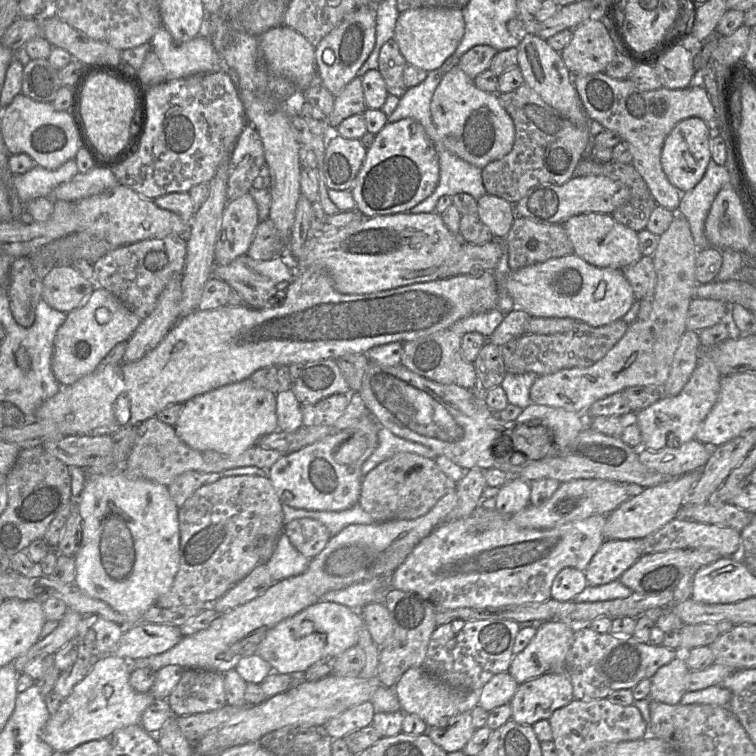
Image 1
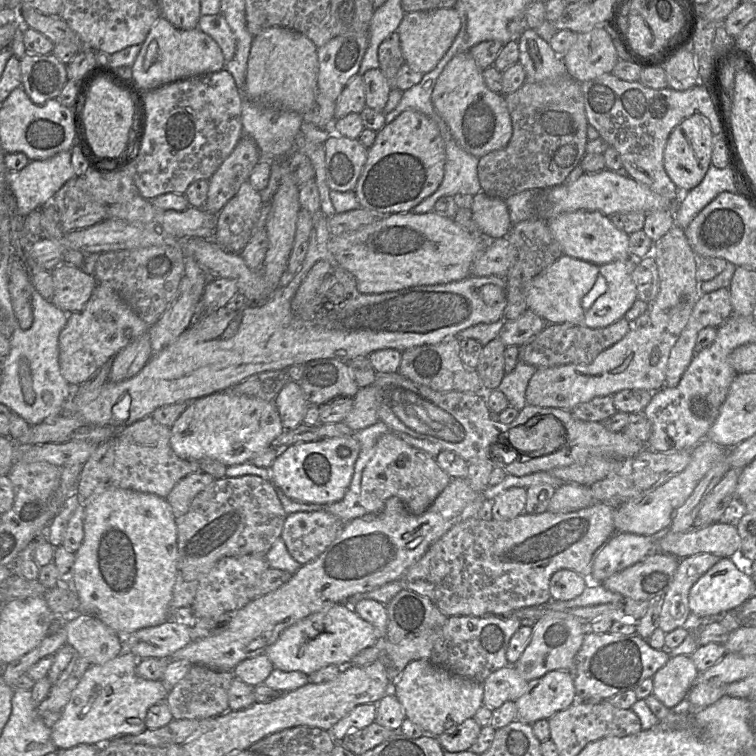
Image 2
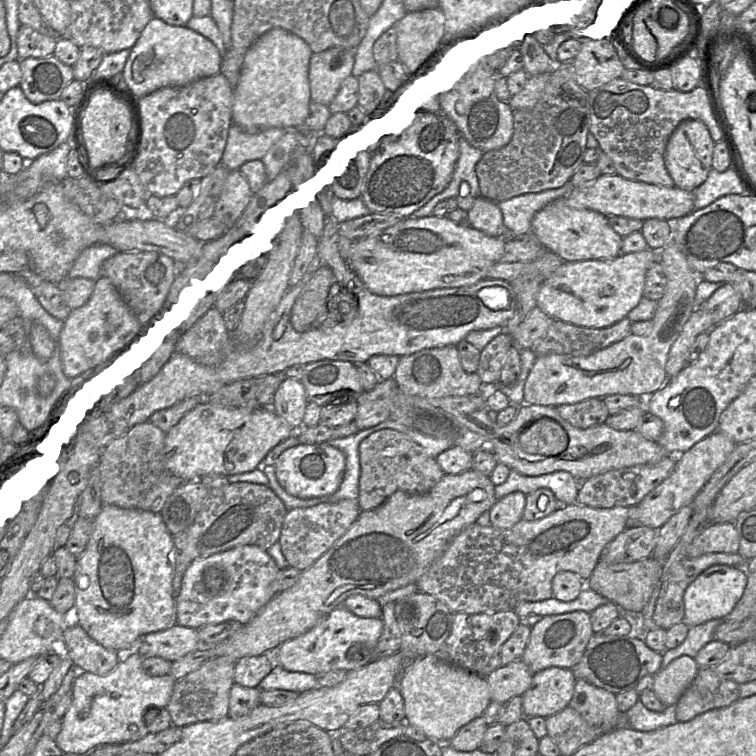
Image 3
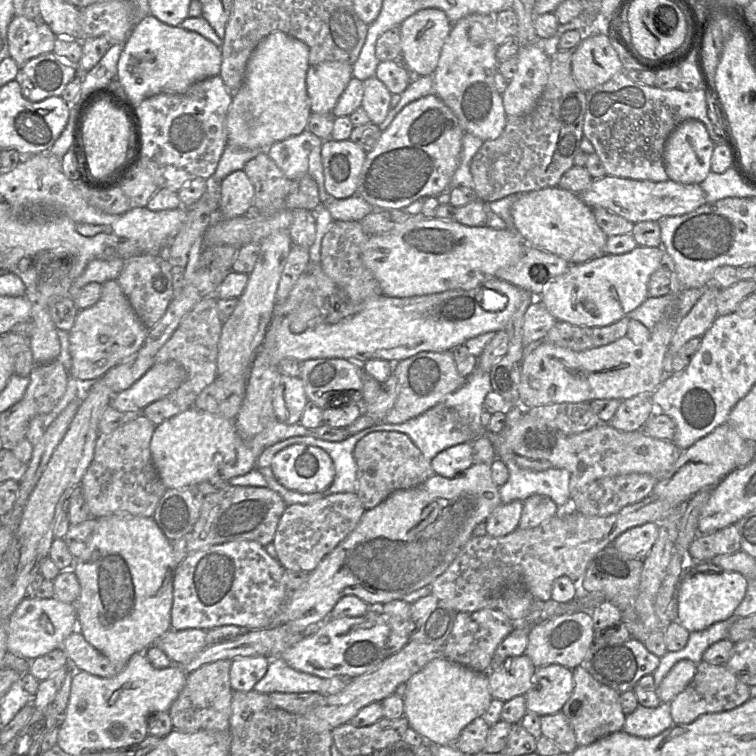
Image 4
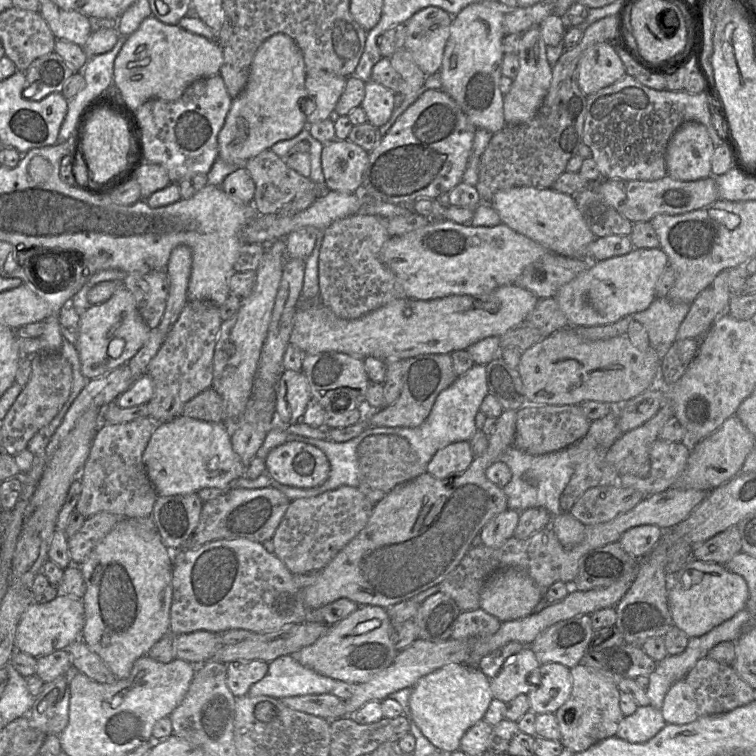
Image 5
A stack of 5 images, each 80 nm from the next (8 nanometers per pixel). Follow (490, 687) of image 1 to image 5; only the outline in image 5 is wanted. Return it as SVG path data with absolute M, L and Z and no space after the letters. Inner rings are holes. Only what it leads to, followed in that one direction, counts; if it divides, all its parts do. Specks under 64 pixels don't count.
M530 646L518 652L491 681L491 692L495 699L507 703L520 694L527 695L539 673L538 662Z

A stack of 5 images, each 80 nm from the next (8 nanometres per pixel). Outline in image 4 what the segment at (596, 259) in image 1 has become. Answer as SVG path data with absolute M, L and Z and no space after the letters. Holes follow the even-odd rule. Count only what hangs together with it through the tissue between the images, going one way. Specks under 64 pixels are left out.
M556 187L522 193L511 208L514 227L529 245L555 254L570 264L605 254L608 236L596 222L592 208L576 193Z

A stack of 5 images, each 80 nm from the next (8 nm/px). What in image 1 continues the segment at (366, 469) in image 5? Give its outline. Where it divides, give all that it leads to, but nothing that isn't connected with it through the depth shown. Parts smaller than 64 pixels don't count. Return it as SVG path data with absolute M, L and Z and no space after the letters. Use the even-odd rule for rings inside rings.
M399 452L370 470L361 482L358 504L374 521L413 520L426 514L446 493L456 489L434 459Z

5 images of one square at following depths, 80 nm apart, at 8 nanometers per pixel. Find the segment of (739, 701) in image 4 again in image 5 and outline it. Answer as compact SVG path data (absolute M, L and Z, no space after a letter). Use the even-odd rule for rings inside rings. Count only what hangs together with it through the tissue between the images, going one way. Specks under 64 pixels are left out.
M704 658L670 687L660 710L667 724L688 724L700 717L726 713L752 702L753 691L732 665Z

